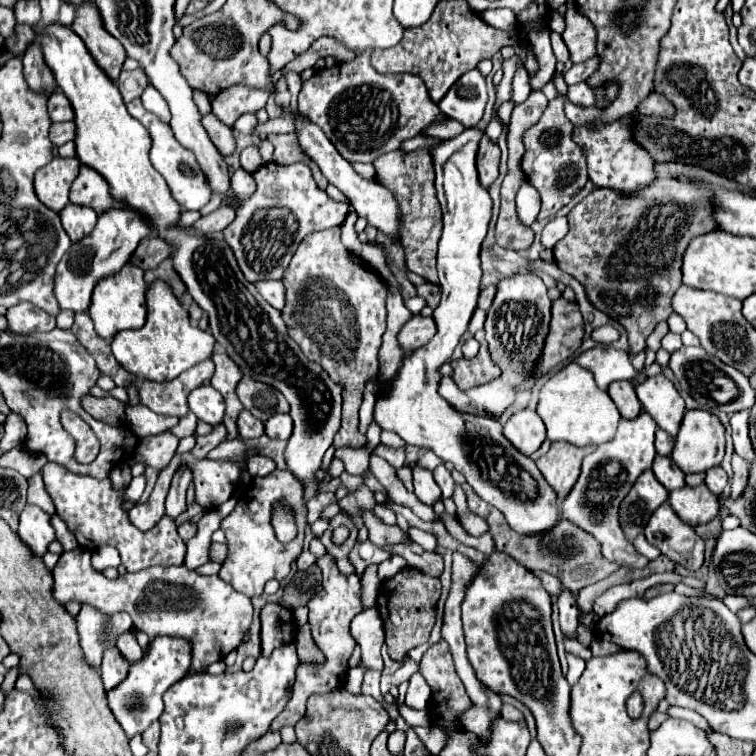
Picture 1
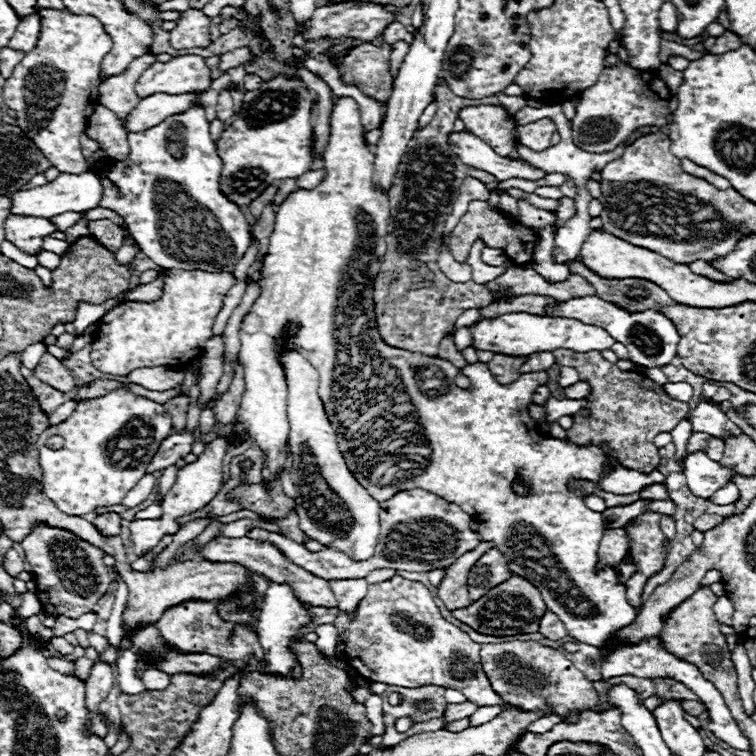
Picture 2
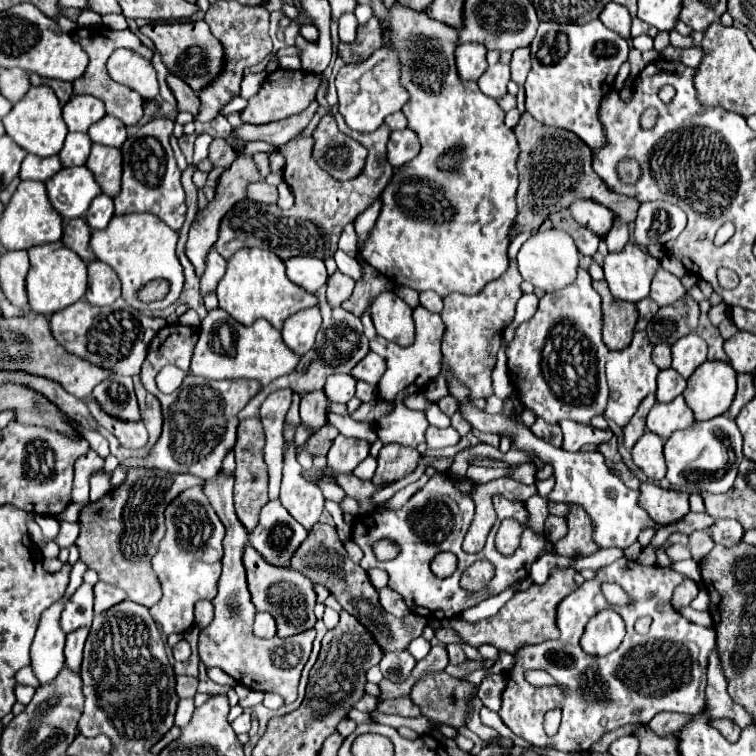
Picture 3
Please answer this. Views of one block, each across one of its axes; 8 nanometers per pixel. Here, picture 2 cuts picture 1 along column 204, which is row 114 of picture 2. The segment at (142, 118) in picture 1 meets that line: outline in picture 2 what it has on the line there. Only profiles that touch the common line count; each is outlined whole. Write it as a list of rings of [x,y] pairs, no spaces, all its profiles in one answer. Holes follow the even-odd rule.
[[[200,104],[182,114],[166,118],[162,124],[128,134],[130,154],[126,160],[104,166],[104,172],[96,172],[104,184],[104,196],[100,206],[112,208],[122,214],[130,226],[130,234],[140,244],[140,250],[152,258],[158,266],[170,270],[204,270],[204,272],[234,272],[238,260],[250,246],[252,234],[244,212],[230,202],[220,190],[222,160],[214,148],[208,132],[208,120]]]

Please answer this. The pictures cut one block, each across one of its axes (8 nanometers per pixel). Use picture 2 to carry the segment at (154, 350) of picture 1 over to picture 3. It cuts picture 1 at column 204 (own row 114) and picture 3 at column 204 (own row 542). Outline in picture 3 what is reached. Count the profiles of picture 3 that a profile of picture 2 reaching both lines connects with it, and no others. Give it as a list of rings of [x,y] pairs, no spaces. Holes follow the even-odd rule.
[[[202,486],[188,488],[166,508],[166,536],[154,556],[152,568],[162,582],[164,596],[150,608],[152,618],[162,626],[164,634],[186,632],[194,624],[194,604],[198,600],[212,600],[218,590],[222,568],[222,538],[224,526],[210,506]]]

